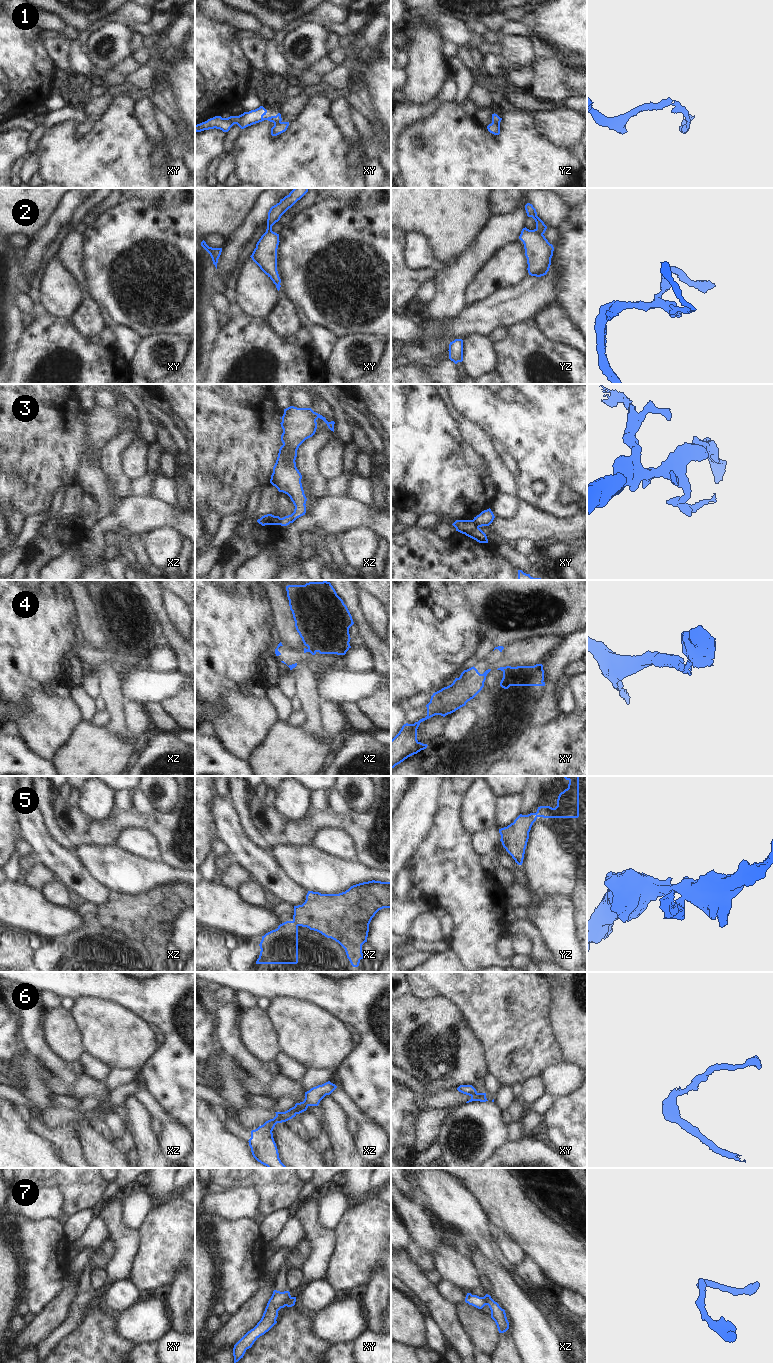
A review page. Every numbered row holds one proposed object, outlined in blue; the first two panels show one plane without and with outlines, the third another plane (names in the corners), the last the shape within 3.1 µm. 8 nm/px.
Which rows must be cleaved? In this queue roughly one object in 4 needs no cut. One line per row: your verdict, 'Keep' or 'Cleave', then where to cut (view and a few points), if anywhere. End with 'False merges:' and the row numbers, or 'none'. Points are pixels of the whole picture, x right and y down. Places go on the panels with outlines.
1: Cleave. Split along yz (492, 121), (499, 123)
2: Cleave. Split along yz (535, 229), (542, 234)
3: Cleave. Split along xy (473, 519), (479, 526)
4: Cleave. Split along xy (512, 667), (503, 671)
5: Cleave. Split along xz (293, 920), (298, 925)
6: Cleave. Split along xy (476, 1091), (468, 1094)
7: Cleave. Split along xy (290, 1296), (285, 1305)
False merges: 1, 2, 3, 4, 5, 6, 7.

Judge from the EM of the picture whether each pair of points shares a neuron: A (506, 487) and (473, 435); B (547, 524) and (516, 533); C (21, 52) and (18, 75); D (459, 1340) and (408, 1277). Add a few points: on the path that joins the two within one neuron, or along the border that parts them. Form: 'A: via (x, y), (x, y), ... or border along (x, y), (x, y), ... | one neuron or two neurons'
A: via (499, 474), (484, 448) | one neuron
B: via (539, 525), (524, 525) | one neuron
C: via (21, 58), (21, 69) | one neuron
D: via (449, 1324), (444, 1313), (424, 1292) | one neuron

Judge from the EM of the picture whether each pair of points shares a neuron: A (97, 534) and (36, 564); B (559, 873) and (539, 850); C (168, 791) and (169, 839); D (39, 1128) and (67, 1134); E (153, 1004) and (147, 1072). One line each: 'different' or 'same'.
A: different
B: same
C: different
D: same
E: same

